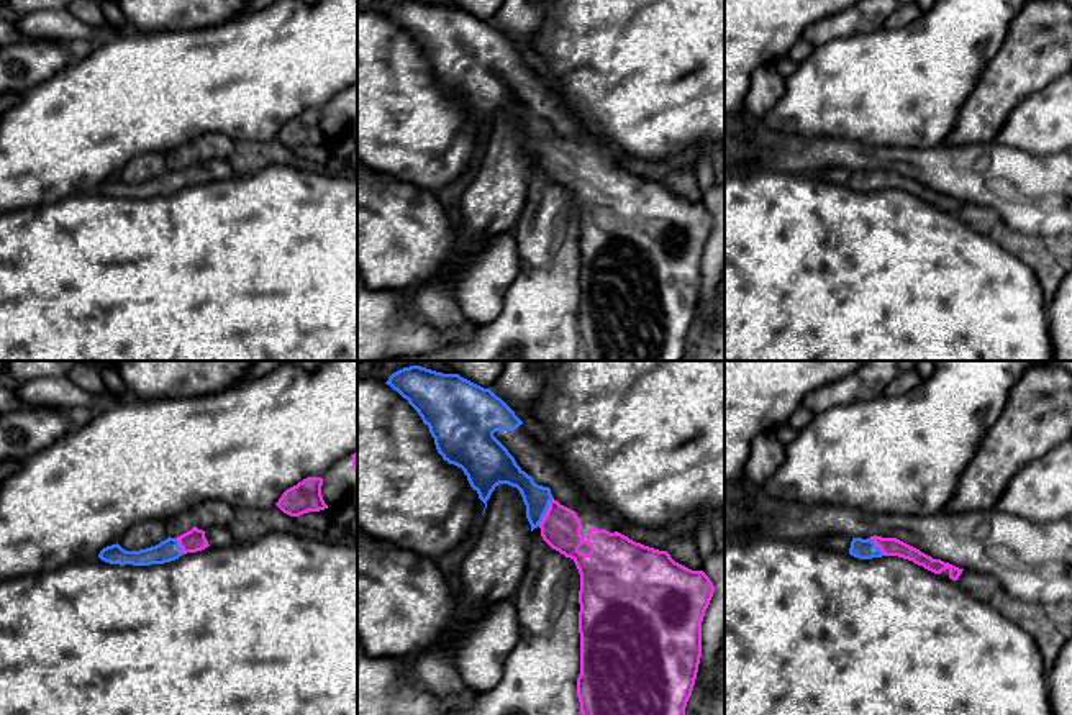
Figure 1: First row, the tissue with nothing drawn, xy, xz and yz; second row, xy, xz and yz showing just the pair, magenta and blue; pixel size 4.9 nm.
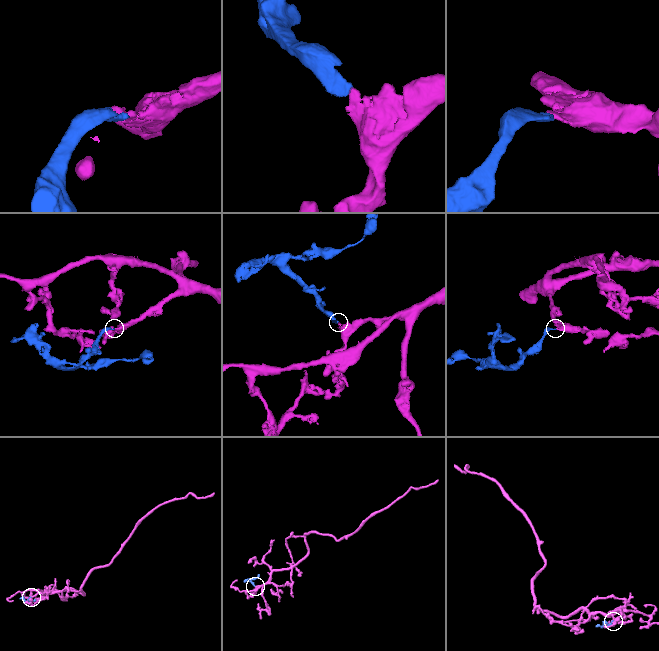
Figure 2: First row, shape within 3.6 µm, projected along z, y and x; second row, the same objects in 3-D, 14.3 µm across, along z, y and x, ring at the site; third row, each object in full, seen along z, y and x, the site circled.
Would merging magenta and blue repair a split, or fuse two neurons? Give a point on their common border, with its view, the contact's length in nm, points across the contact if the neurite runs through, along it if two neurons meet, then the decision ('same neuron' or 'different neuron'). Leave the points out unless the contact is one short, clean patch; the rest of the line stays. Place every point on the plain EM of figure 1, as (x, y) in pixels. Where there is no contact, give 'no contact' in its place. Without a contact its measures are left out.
contact xz (546, 145); length 160 nm; way xz (561, 161), (546, 145), (536, 130); same neuron

